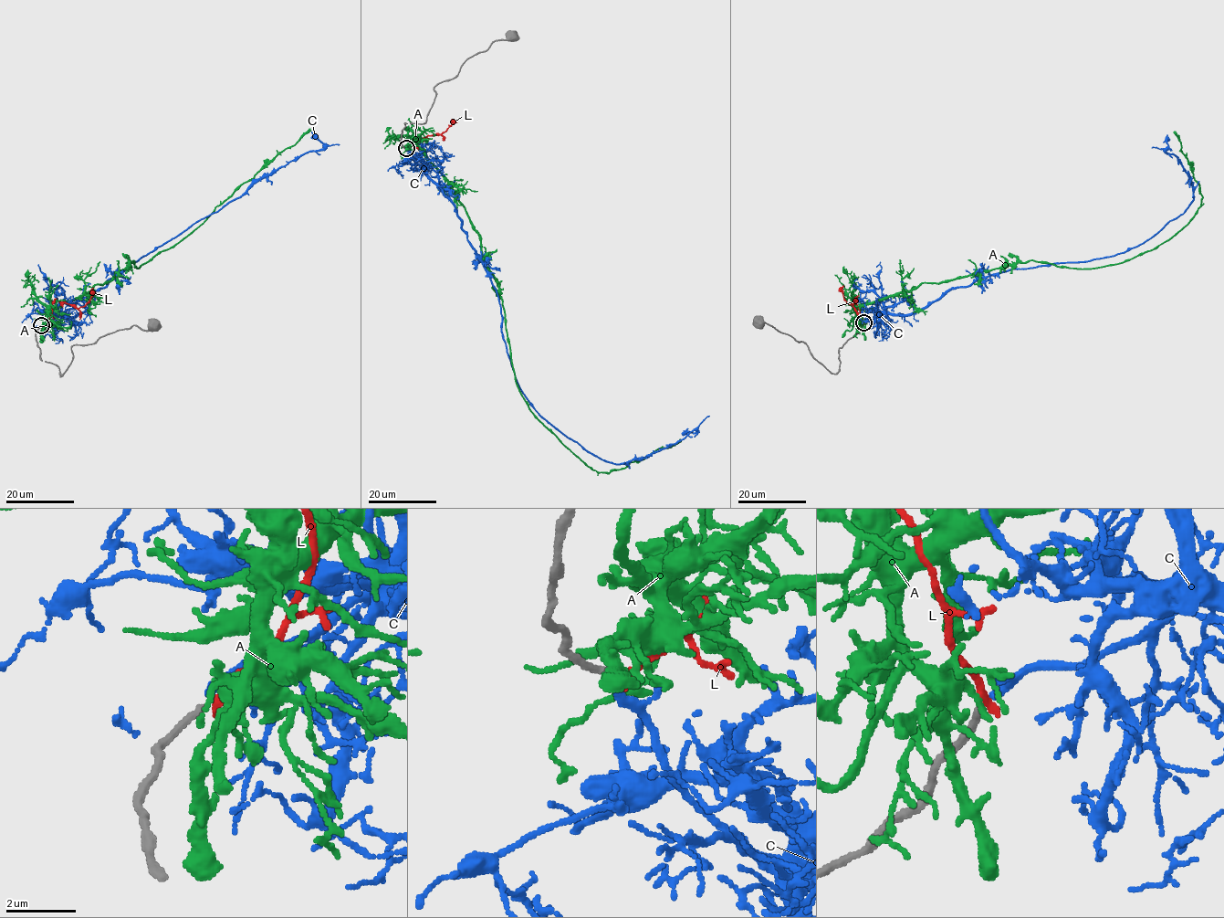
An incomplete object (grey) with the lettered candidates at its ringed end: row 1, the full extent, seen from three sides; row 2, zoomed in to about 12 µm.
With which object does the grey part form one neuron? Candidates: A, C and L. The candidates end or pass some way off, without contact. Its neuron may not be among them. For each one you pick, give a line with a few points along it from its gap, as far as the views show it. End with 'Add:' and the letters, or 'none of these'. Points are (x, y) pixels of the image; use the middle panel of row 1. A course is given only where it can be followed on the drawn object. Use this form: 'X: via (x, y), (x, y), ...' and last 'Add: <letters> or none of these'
C: via (407, 149), (455, 207), (496, 293), (515, 377), (539, 414), (616, 464), (647, 458), (695, 432), (682, 433)
Add: C

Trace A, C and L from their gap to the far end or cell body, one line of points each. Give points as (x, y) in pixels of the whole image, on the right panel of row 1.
A: (864, 323), (856, 314), (862, 307), (924, 282), (1030, 260), (1090, 269), (1156, 248), (1200, 205), (1175, 131)
C: (865, 322), (911, 315), (1000, 272), (1138, 246), (1193, 199), (1189, 176), (1165, 151), (1167, 134)
L: (864, 323), (855, 299), (852, 305), (843, 297), (843, 285)

